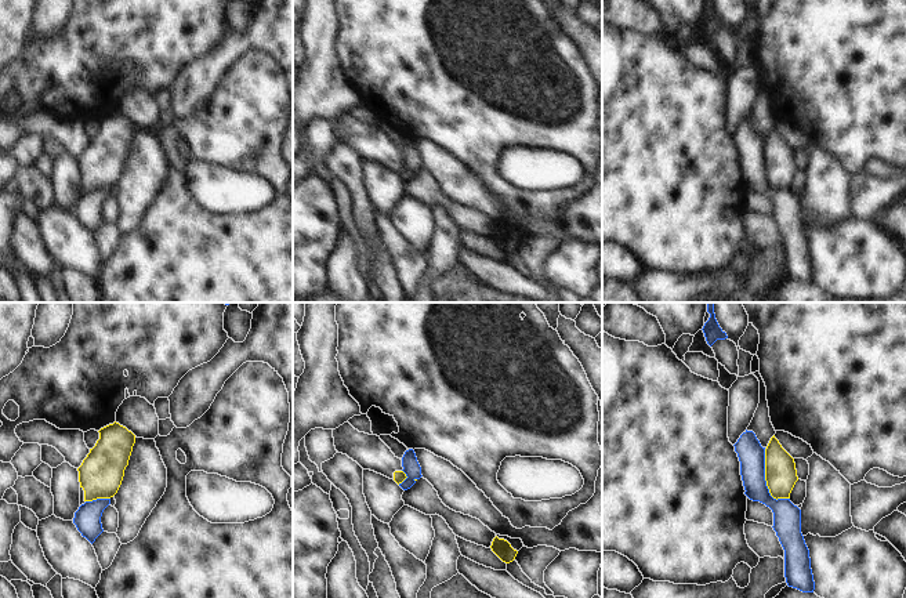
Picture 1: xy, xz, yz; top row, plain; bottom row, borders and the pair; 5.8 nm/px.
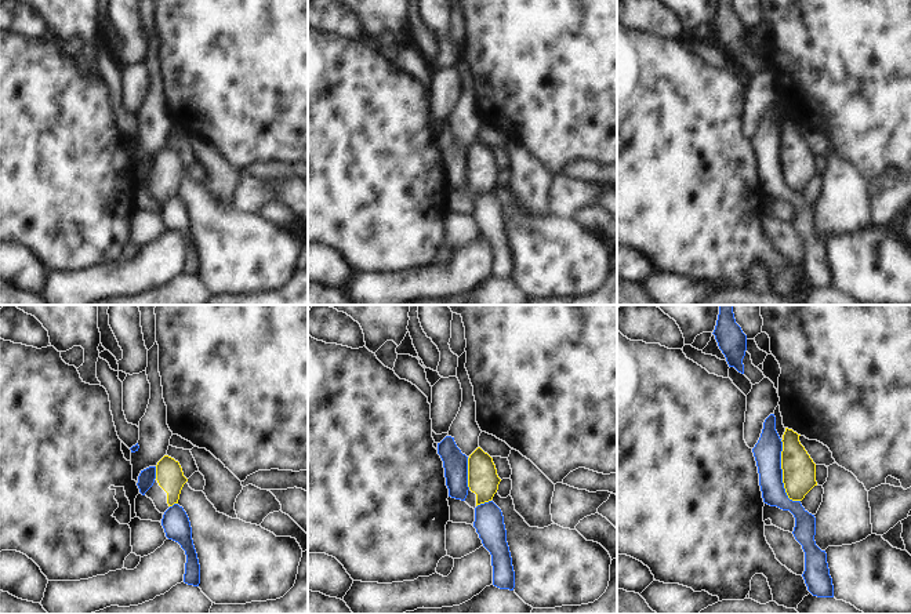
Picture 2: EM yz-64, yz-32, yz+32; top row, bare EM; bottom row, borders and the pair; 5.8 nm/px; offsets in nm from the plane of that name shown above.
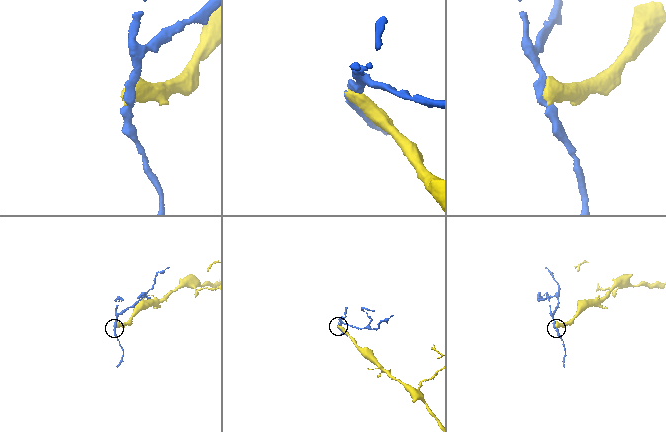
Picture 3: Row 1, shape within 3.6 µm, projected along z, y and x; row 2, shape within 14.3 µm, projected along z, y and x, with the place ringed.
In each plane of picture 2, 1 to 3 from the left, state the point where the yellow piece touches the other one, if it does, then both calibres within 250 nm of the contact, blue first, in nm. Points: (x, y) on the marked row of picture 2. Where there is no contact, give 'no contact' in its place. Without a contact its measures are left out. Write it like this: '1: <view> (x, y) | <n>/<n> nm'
1: yz-64 (155, 472) | 100/160 nm
2: yz-32 (467, 473) | 140/180 nm
3: yz+32 (781, 475) | 160/190 nm

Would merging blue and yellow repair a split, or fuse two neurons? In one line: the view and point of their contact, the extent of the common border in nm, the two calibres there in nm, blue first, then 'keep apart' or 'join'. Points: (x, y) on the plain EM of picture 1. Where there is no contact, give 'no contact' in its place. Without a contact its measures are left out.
yz (765, 171) | 320 nm | 160/190 nm | keep apart

